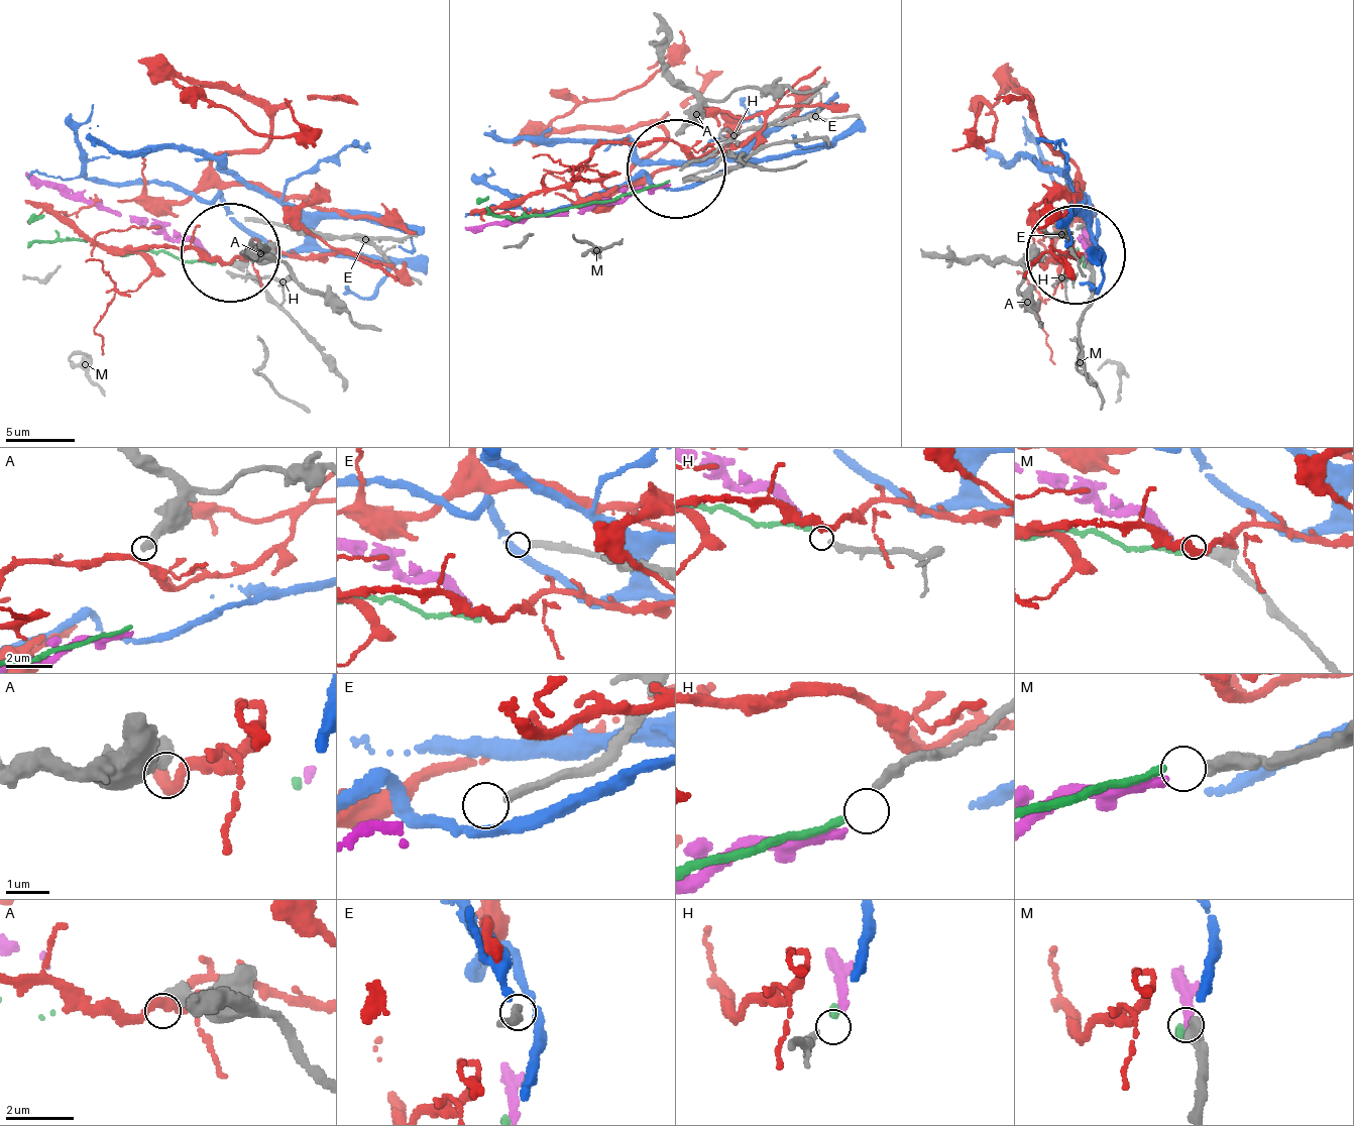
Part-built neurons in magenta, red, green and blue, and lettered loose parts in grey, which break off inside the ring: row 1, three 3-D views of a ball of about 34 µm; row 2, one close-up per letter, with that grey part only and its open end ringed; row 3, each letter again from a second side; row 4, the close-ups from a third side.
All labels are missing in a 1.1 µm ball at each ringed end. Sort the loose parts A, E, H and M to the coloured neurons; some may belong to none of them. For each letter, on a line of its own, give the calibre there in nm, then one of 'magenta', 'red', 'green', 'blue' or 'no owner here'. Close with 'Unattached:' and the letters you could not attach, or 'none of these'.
A: 380 nm | no owner here
E: 240 nm | no owner here
H: 260 nm | green
M: 360 nm | magenta
Unattached: A, E

